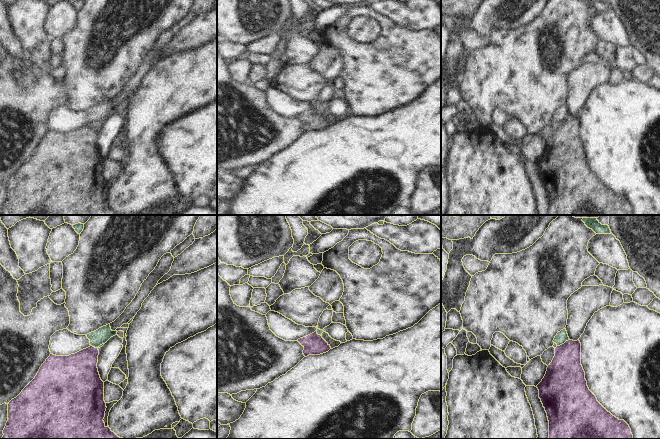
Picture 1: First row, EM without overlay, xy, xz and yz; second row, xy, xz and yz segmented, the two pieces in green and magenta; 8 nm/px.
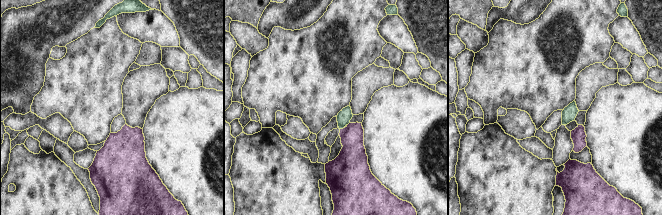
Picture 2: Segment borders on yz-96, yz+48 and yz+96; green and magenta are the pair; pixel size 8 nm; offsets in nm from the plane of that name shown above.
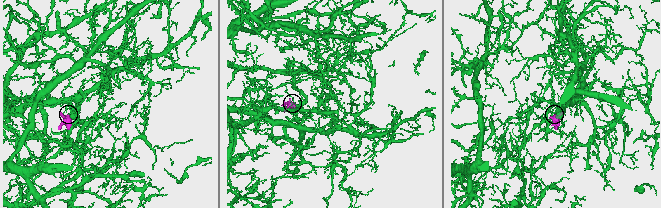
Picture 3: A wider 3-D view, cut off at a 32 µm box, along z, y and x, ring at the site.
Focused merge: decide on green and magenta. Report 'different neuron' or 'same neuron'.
different neuron

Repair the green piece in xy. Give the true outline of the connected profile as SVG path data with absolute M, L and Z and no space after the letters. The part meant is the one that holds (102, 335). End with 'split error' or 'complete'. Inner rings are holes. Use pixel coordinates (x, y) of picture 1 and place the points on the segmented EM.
M110 324L87 335L77 335L68 329L63 329L56 331L51 336L49 349L53 355L69 356L90 346L98 348L115 335L117 335L117 331L112 331Z; split error

